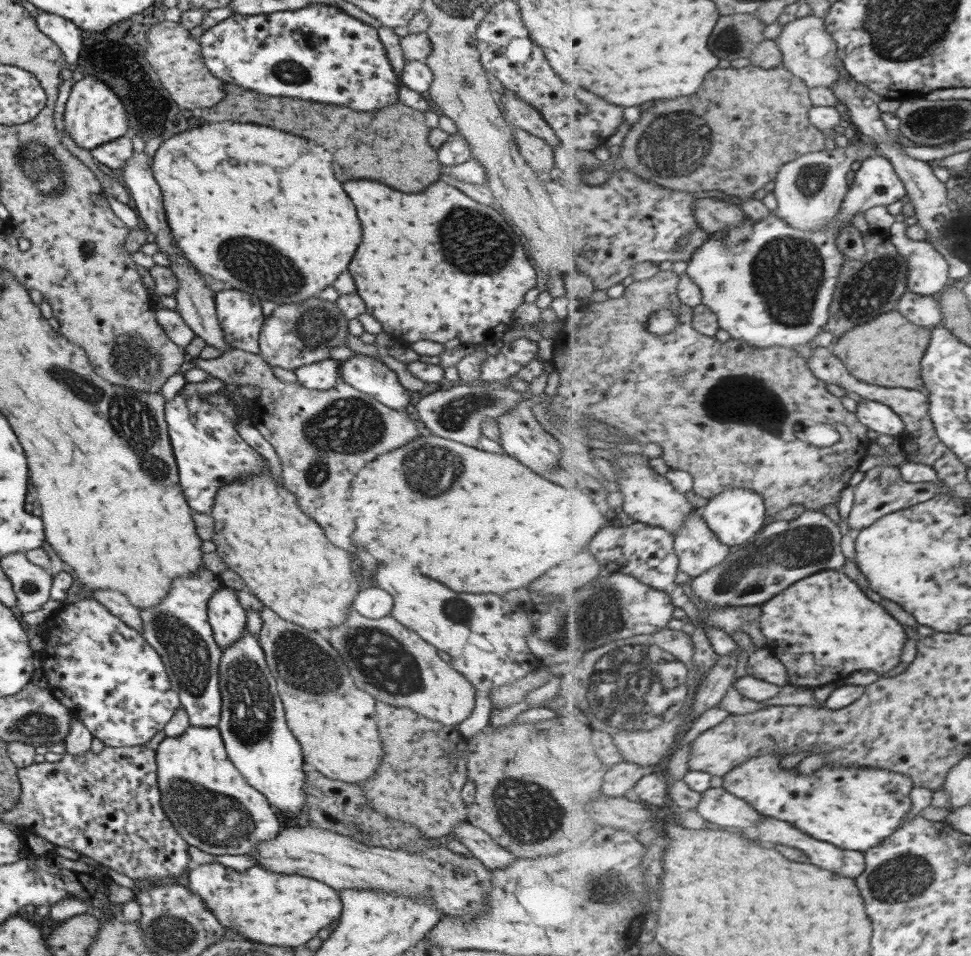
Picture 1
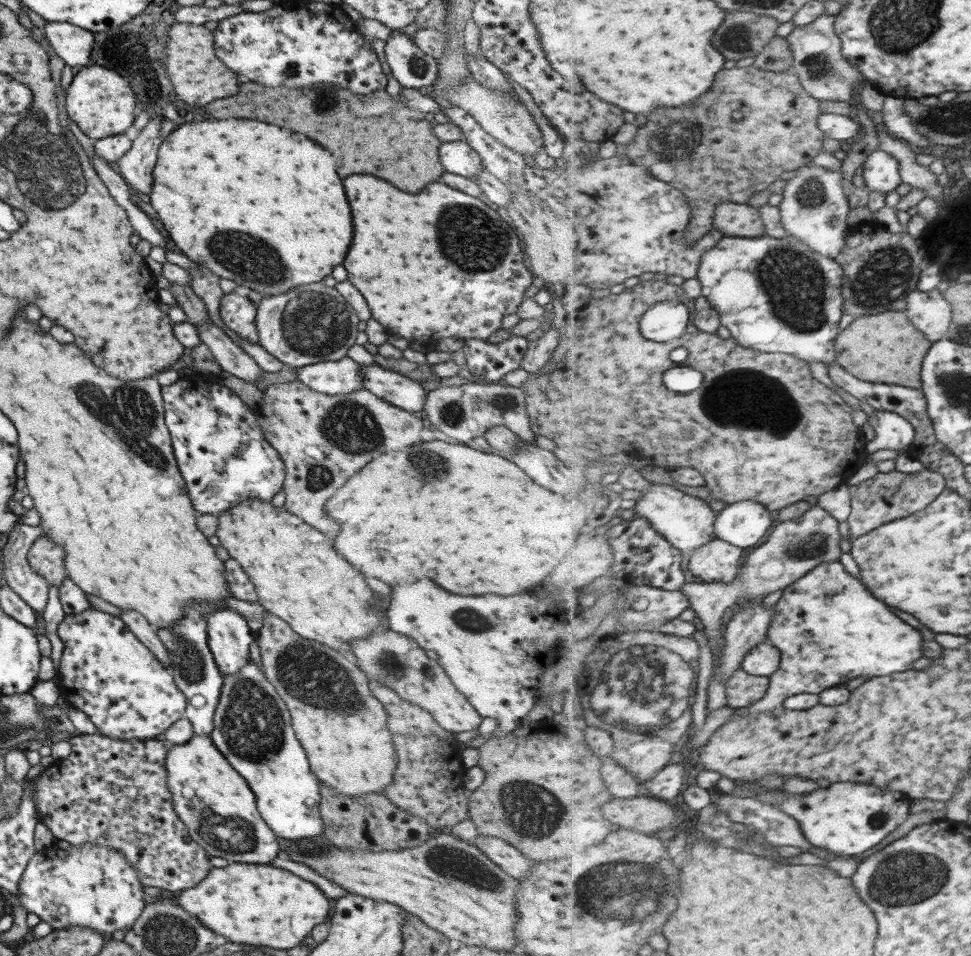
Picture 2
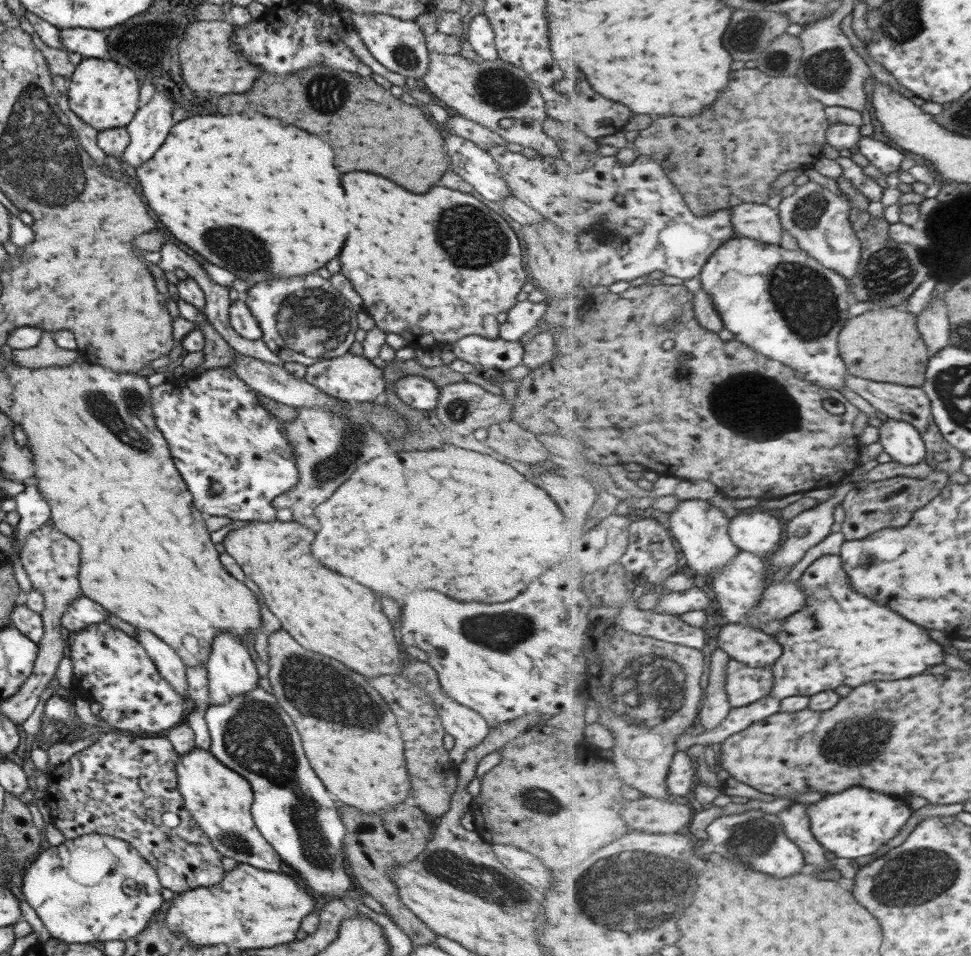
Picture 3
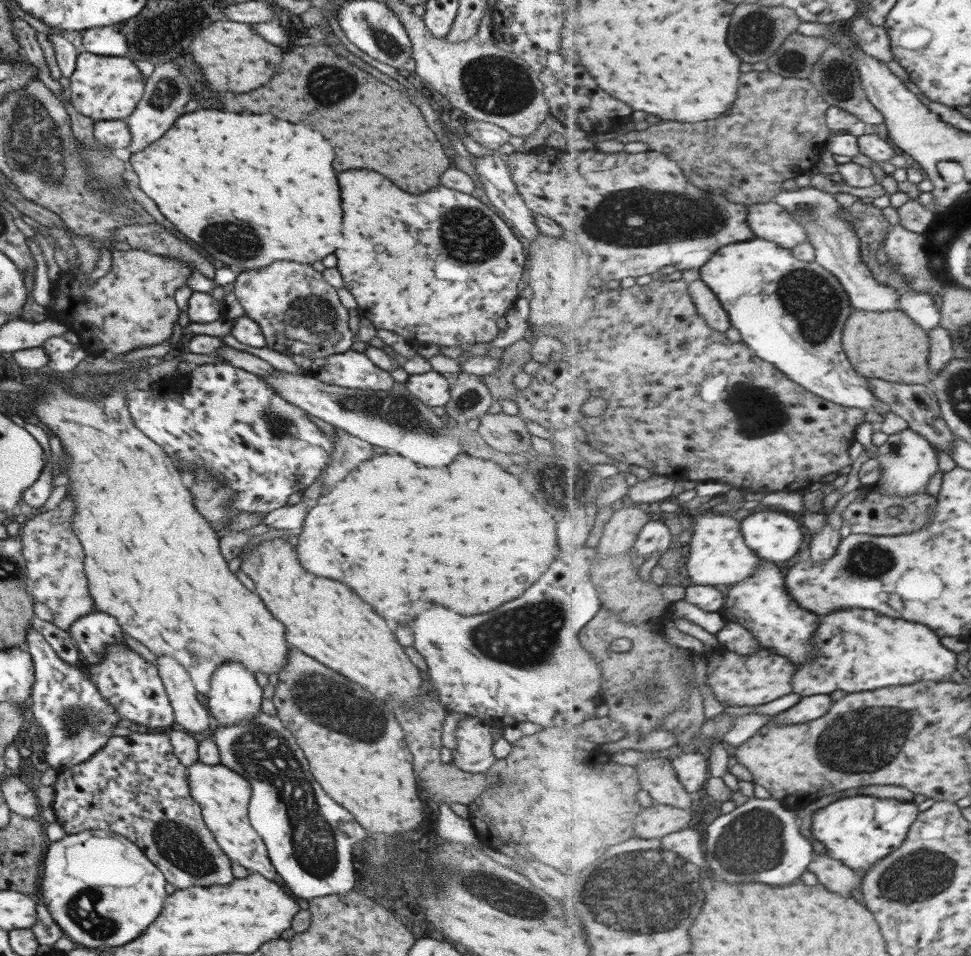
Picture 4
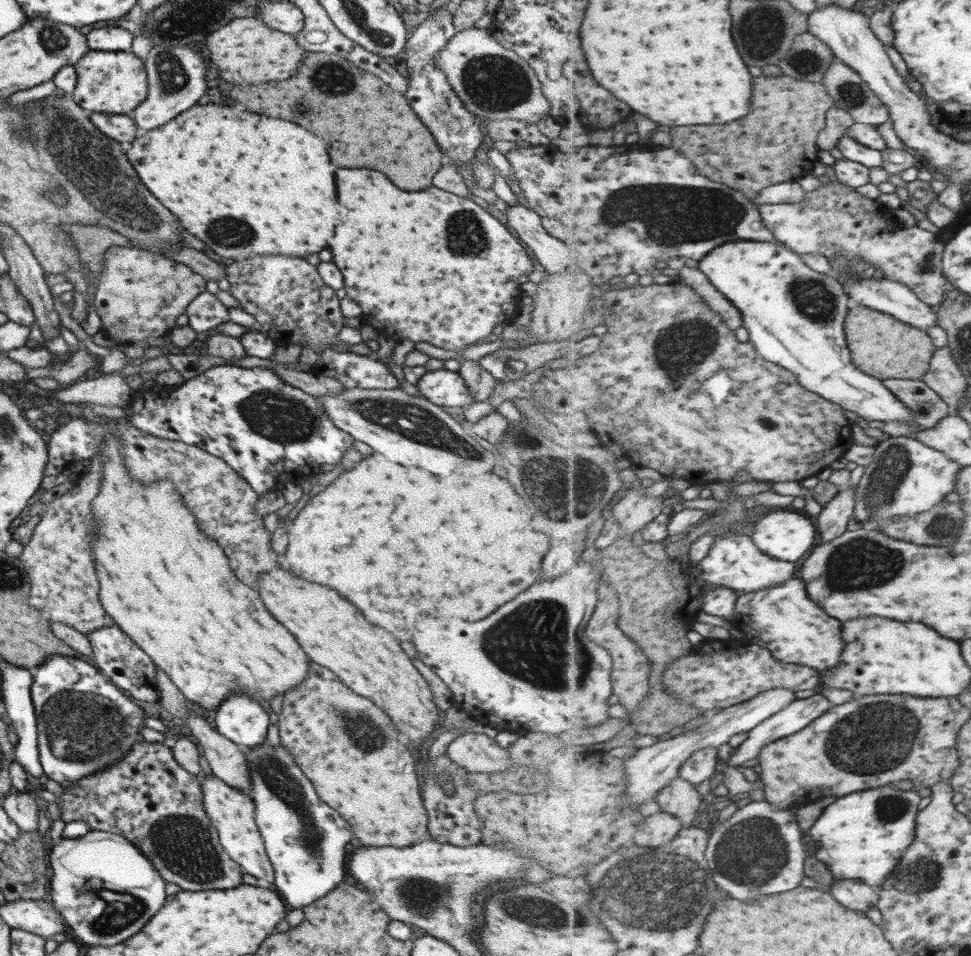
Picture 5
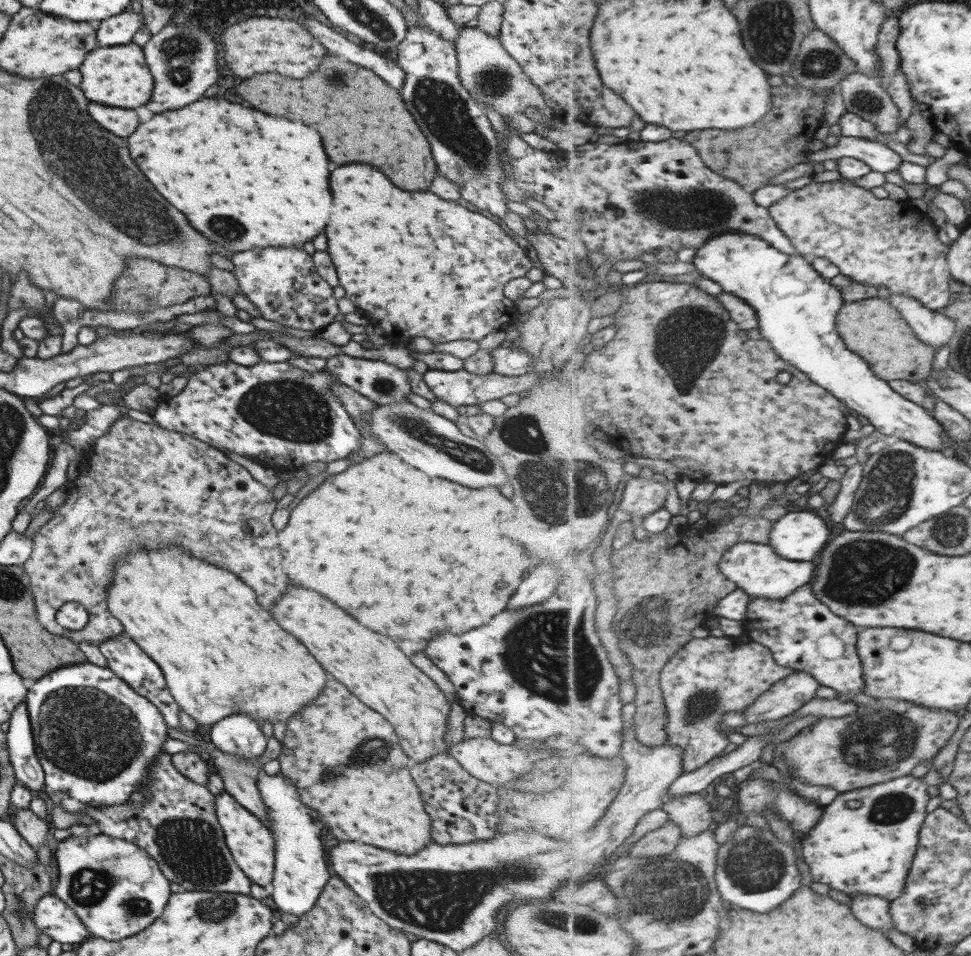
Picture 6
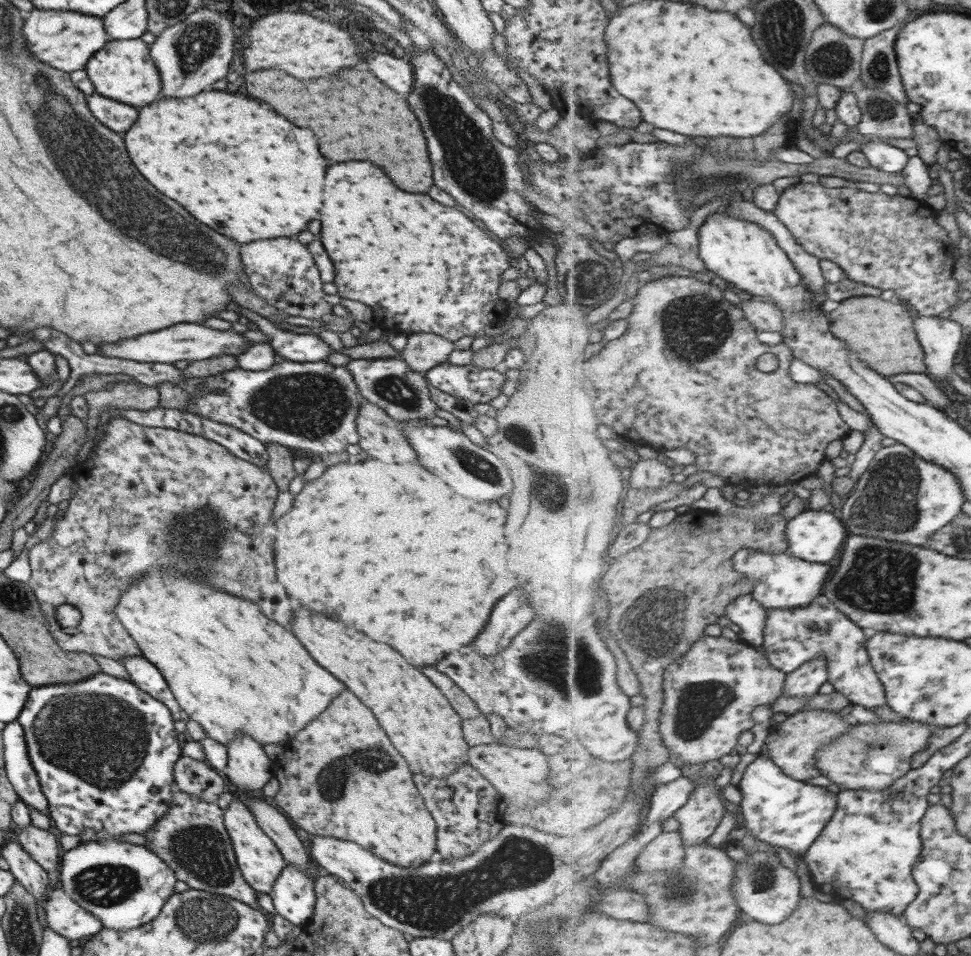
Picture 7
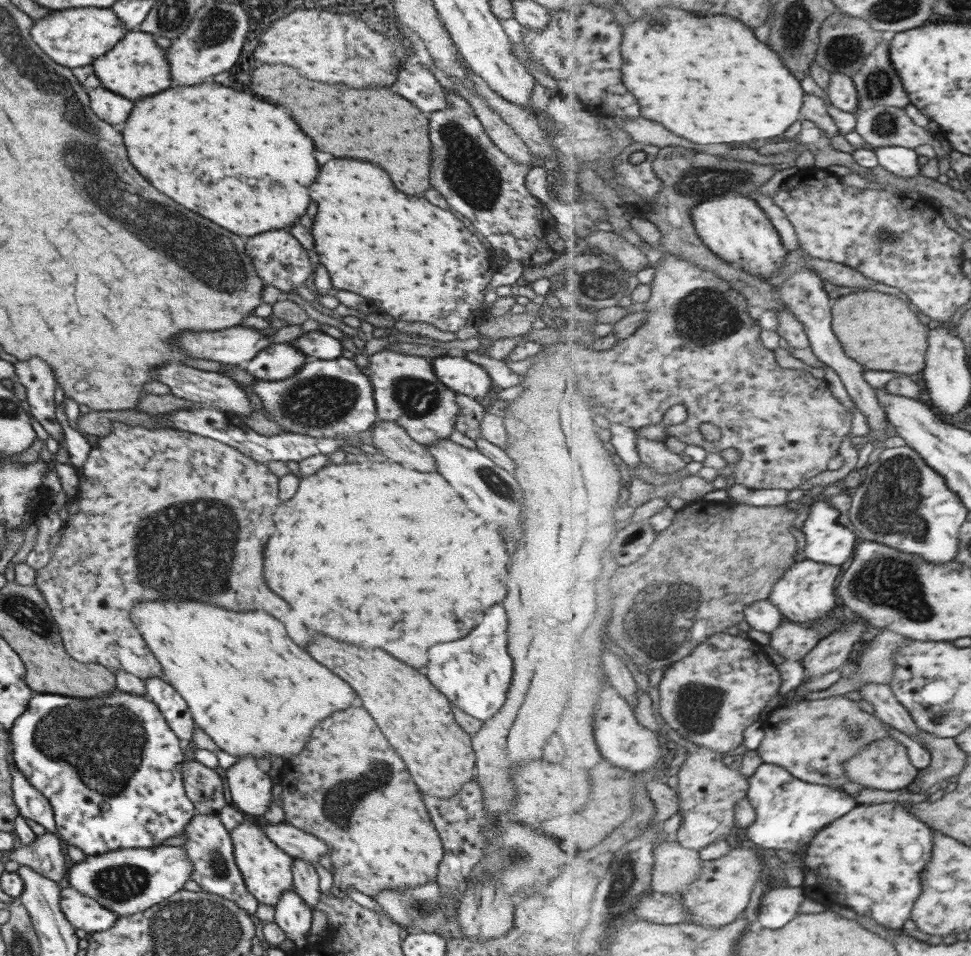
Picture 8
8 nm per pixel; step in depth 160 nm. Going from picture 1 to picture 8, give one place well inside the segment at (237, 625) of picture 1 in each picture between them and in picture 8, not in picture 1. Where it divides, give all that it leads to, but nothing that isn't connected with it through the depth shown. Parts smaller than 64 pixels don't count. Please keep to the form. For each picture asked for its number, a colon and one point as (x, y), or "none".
2: (228, 636)
3: (230, 671)
4: (233, 696)
5: (241, 720)
6: (236, 734)
7: (248, 768)
8: (249, 787)

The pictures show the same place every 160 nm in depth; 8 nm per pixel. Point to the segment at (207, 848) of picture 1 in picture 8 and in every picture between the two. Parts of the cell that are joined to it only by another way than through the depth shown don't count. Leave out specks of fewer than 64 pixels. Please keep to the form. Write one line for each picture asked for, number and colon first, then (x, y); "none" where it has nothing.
2: (218, 810)
3: (218, 800)
4: (222, 795)
5: (231, 813)
6: (250, 843)
7: (258, 859)
8: (265, 869)

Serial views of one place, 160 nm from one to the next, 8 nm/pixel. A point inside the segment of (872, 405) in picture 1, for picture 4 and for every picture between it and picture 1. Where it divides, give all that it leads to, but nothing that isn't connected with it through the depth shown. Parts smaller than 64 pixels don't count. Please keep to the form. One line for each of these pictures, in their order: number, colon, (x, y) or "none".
2: (893, 431)
3: (901, 440)
4: (908, 460)

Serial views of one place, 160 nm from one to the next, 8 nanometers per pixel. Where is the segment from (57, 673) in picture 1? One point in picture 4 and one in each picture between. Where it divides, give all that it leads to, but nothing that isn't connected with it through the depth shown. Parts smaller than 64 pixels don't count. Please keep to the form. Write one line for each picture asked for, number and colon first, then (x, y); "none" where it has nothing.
2: (104, 671)
3: (110, 668)
4: (127, 682)

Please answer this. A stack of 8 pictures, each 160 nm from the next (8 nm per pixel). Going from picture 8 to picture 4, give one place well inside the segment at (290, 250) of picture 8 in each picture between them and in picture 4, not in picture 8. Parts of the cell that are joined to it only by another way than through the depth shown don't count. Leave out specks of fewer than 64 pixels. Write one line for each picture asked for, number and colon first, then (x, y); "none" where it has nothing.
4: (265, 294)
5: (283, 294)
6: (282, 284)
7: (281, 272)

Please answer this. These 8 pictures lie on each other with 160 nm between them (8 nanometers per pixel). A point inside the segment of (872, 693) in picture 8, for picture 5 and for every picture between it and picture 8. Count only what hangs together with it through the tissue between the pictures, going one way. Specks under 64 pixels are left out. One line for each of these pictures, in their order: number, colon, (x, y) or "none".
5: (783, 618)
6: (803, 633)
7: (793, 637)

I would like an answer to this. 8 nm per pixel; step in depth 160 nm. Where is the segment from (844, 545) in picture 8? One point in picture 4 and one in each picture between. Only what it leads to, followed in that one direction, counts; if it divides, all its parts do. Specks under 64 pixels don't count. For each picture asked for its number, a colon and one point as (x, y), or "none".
4: (776, 536)
5: (788, 536)
6: (800, 536)
7: (817, 535)

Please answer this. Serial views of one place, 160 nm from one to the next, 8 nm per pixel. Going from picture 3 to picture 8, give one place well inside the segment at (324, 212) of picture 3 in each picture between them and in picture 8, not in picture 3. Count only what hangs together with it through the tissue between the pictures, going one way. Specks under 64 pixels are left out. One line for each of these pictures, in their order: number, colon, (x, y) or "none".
4: (272, 182)
5: (234, 180)
6: (242, 179)
7: (236, 166)
8: (246, 164)

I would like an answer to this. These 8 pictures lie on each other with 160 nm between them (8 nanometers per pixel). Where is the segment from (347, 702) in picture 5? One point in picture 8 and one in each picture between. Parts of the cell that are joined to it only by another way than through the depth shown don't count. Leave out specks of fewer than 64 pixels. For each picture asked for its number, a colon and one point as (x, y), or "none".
6: (361, 795)
7: (319, 774)
8: (379, 835)

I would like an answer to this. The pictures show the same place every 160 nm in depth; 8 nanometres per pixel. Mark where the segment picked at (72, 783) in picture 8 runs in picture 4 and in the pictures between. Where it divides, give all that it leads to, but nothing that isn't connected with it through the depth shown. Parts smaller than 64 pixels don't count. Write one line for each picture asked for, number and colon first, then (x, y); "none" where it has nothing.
4: (65, 706)
5: (84, 723)
6: (93, 735)
7: (103, 750)

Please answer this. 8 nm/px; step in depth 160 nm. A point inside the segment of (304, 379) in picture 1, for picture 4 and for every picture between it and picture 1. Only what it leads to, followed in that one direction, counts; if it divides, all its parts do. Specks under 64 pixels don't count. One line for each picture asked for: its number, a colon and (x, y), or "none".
2: (340, 376)
3: (350, 377)
4: (350, 369)

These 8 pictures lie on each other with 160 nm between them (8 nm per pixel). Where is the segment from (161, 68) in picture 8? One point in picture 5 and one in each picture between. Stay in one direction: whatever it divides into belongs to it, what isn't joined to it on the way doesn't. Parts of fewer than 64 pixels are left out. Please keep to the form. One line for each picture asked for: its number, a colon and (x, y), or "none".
5: (112, 82)
6: (116, 75)
7: (122, 70)

